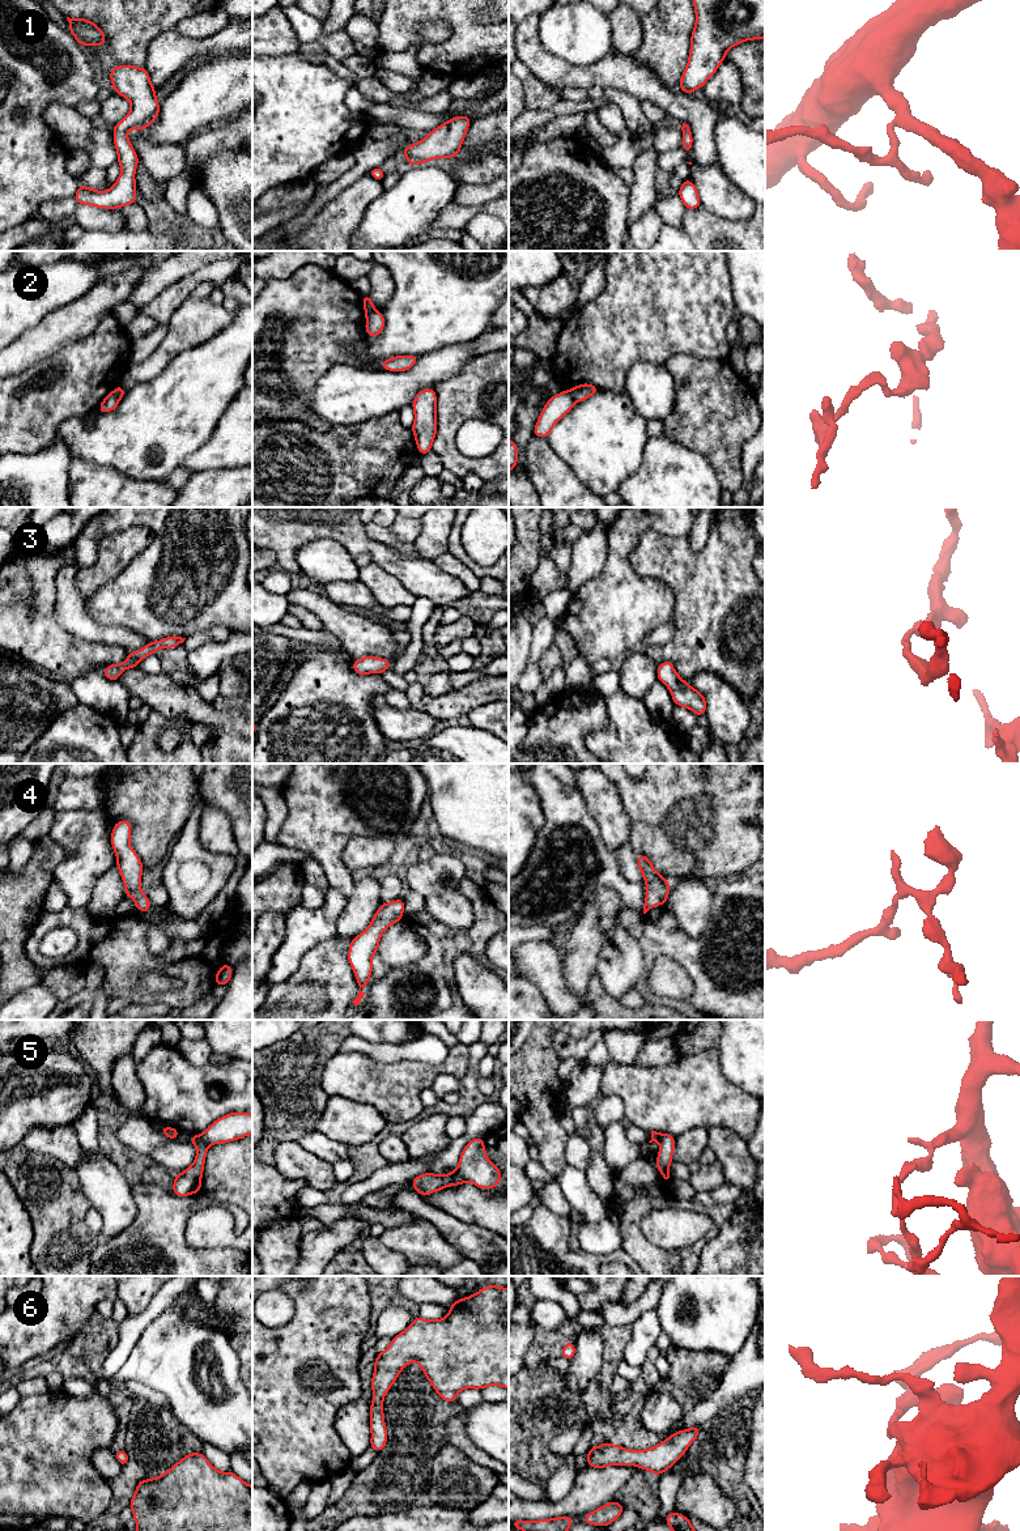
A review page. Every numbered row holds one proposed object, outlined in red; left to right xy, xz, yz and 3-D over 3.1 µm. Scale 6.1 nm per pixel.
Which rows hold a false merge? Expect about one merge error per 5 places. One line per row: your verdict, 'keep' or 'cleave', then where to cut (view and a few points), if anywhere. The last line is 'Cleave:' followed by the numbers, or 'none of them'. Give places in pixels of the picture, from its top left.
1: keep; no cut
2: cleave; cut in yz along (568, 391), (577, 400)
3: keep; no cut
4: keep; no cut
5: cleave; cut in xy along (200, 1135), (208, 1145)
6: keep; no cut
Cleave: 2, 5

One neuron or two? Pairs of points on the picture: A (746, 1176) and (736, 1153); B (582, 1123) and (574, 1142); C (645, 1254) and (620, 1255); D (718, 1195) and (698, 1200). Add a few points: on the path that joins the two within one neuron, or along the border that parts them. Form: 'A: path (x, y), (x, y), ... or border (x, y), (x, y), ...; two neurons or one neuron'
A: path (742, 1170), (736, 1159); one neuron
B: border (581, 1135), (585, 1142); two neurons
C: border (620, 1249), (636, 1262); two neurons
D: path (713, 1198), (704, 1200); one neuron

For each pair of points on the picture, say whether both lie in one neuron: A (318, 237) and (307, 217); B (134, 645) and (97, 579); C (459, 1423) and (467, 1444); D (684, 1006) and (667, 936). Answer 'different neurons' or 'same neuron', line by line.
A: different neurons
B: different neurons
C: same neuron
D: same neuron

